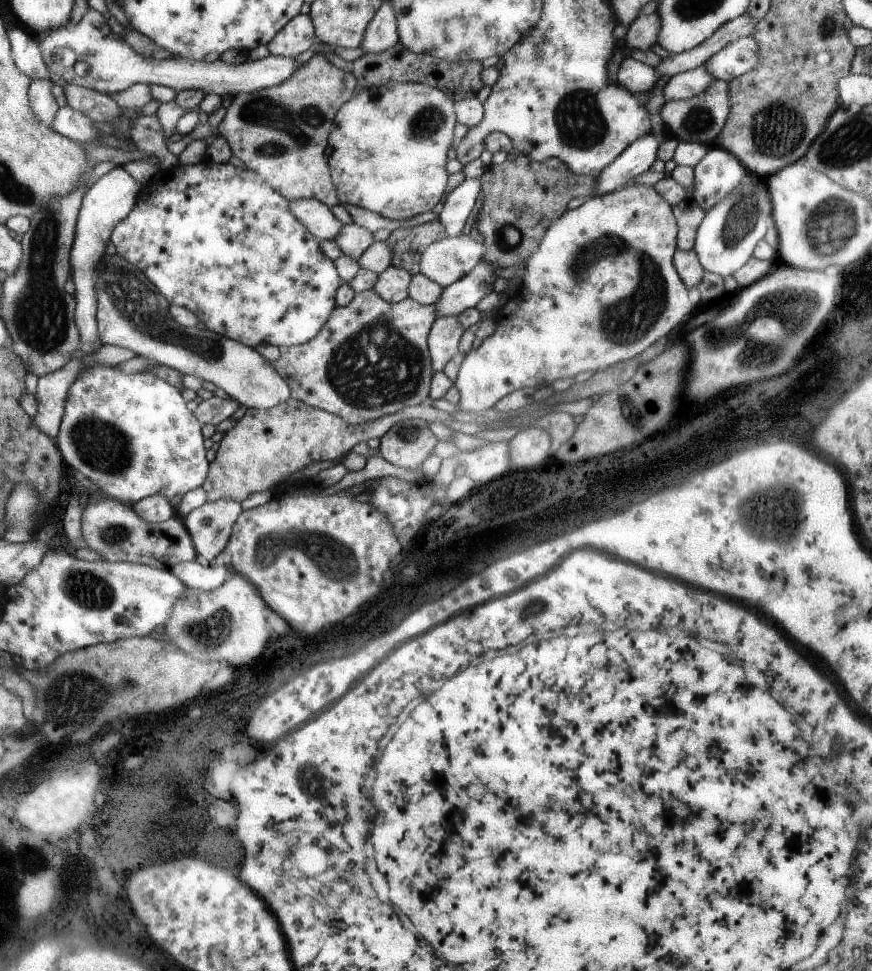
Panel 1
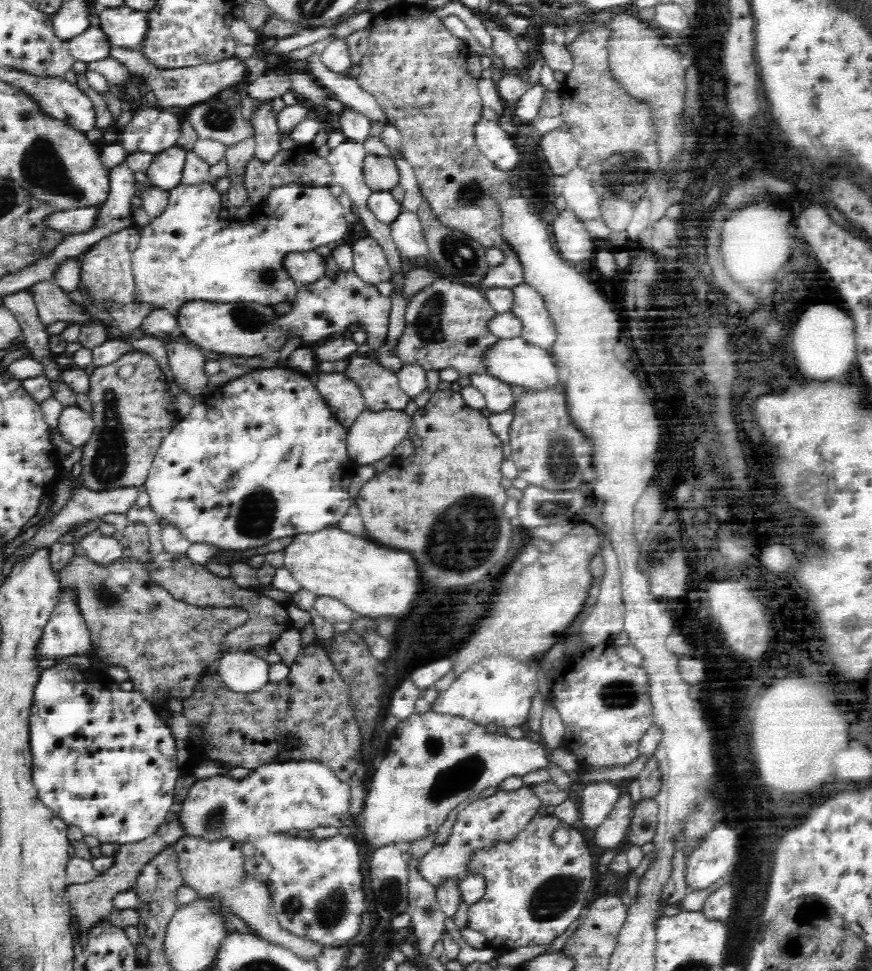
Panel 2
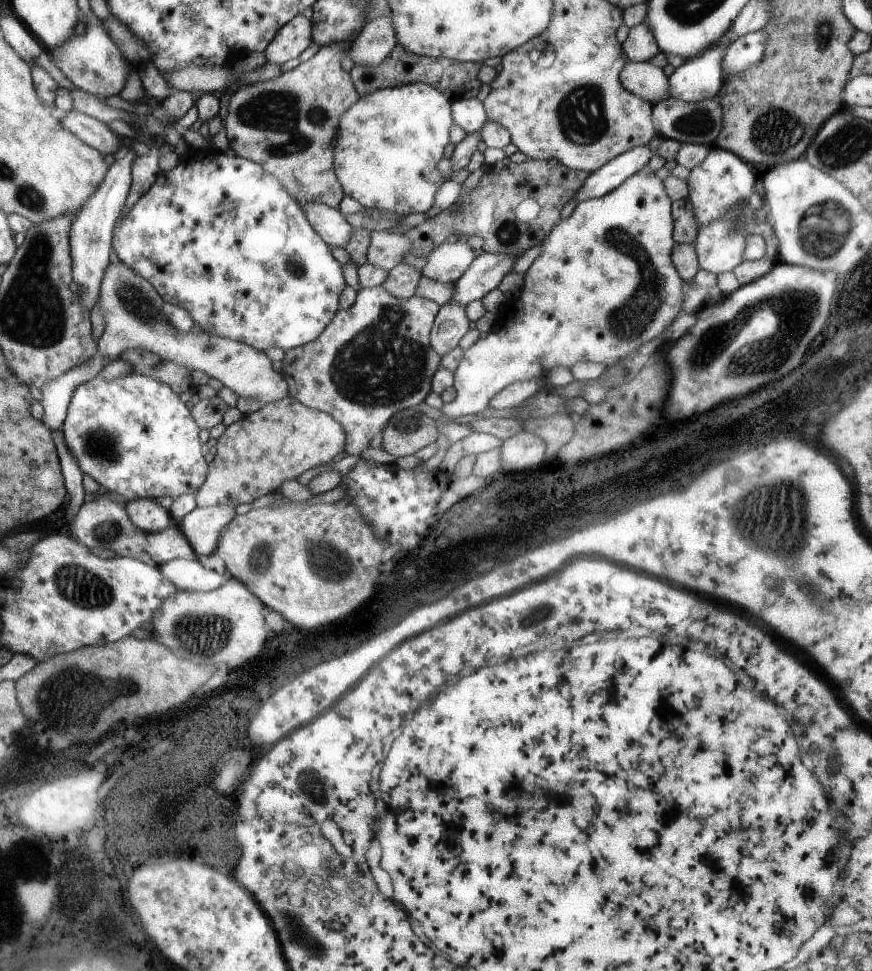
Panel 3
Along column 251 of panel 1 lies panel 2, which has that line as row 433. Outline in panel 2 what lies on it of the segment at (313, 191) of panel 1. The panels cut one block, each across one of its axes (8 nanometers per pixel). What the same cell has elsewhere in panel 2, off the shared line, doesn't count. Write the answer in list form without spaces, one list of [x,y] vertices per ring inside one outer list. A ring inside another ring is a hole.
[[[138,349],[128,350],[116,361],[98,366],[89,374],[88,396],[92,401],[91,417],[94,428],[91,437],[80,447],[81,484],[94,492],[106,492],[106,490],[131,486],[142,487],[162,440],[172,432],[174,424],[180,421],[170,399],[170,390],[166,375],[158,363],[149,353]],[[126,364],[131,364],[134,372],[127,378],[123,378],[118,375],[118,371]]]

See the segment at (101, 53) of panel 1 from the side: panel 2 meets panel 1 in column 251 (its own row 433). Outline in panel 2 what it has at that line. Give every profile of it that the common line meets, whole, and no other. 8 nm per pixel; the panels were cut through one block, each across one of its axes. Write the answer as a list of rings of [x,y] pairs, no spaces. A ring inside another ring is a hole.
[[[74,405],[60,411],[56,427],[68,444],[81,447],[91,437],[94,423],[89,411]]]

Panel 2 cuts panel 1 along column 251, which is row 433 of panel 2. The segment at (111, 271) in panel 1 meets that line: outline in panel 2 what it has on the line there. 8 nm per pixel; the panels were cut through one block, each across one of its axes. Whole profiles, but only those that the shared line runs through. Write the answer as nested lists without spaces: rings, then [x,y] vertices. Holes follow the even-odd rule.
[[[388,409],[370,412],[364,410],[347,431],[348,455],[358,466],[382,460],[382,458],[392,455],[394,448],[408,436],[410,425],[411,416],[406,411]]]

